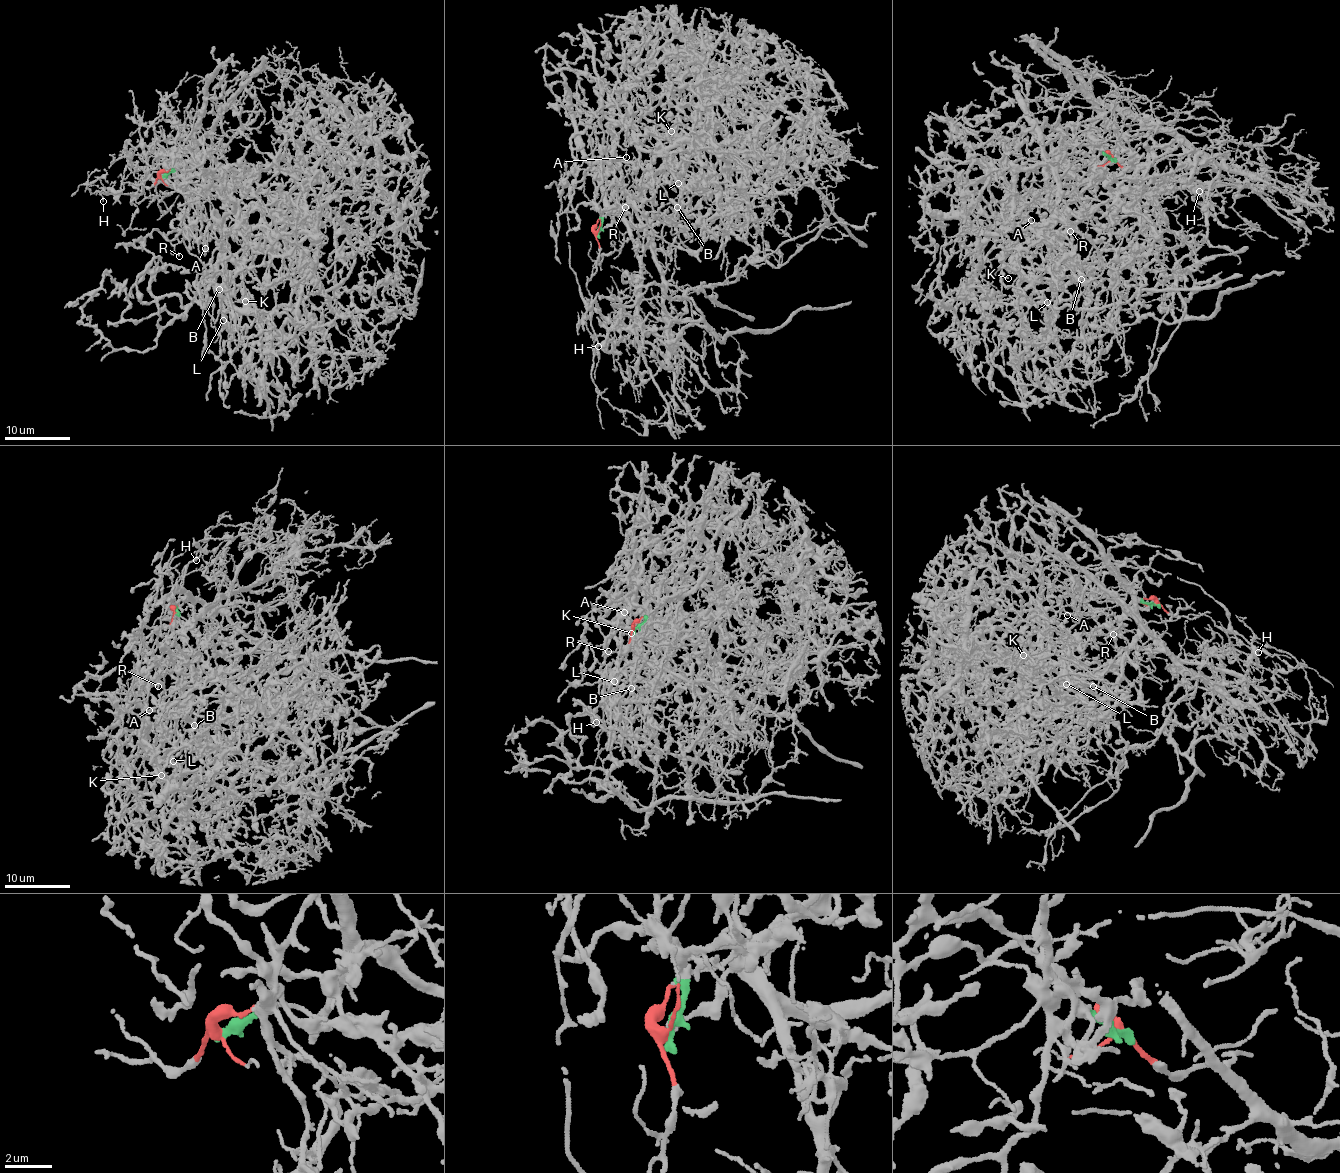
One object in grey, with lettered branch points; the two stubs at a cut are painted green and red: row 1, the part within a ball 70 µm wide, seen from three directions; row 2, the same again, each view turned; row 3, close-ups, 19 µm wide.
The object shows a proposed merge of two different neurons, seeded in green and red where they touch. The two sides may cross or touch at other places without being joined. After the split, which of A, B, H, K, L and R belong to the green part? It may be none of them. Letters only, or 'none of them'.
A, B, K, L, R

